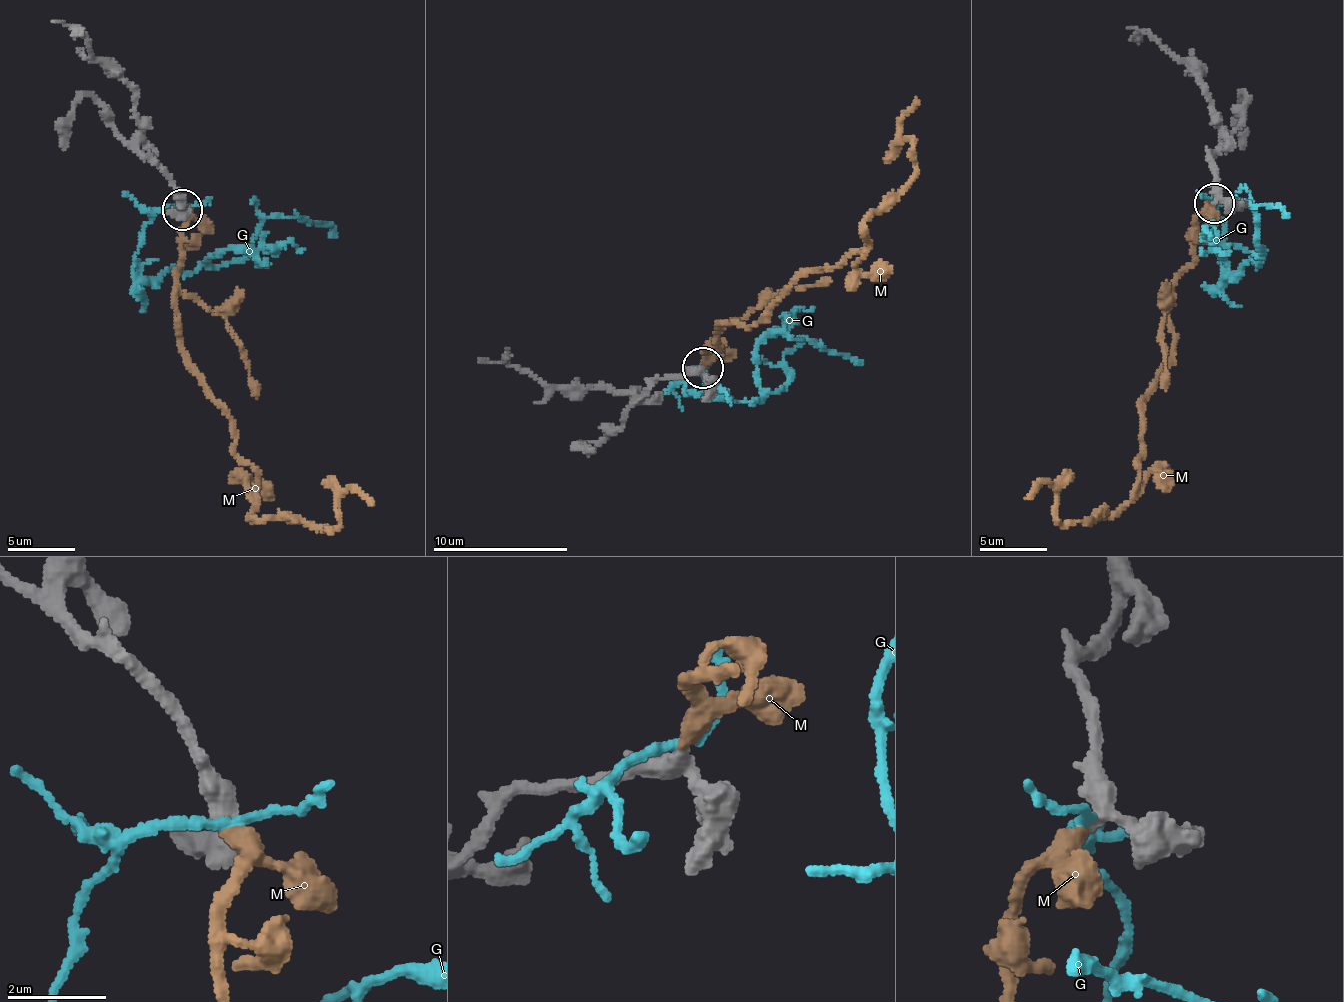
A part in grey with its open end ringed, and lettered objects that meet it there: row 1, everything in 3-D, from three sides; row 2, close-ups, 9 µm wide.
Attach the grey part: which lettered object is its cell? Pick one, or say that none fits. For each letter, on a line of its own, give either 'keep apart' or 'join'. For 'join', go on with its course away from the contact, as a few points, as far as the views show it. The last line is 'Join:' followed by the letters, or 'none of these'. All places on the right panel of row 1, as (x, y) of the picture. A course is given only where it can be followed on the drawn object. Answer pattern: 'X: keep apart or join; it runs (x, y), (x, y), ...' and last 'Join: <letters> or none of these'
G: keep apart
M: join; it runs (1214, 202), (1165, 304), (1171, 357), (1140, 415), (1135, 494), (1086, 524), (1060, 524), (1047, 482), (1024, 498)
Join: M

